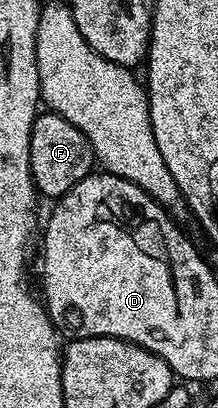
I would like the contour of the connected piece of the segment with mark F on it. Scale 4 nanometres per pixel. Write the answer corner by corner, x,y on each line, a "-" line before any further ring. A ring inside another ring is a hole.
44,111
37,116
30,135
30,167
32,182
37,190
51,199
59,199
70,192
81,179
94,169
94,154
86,135
62,115

